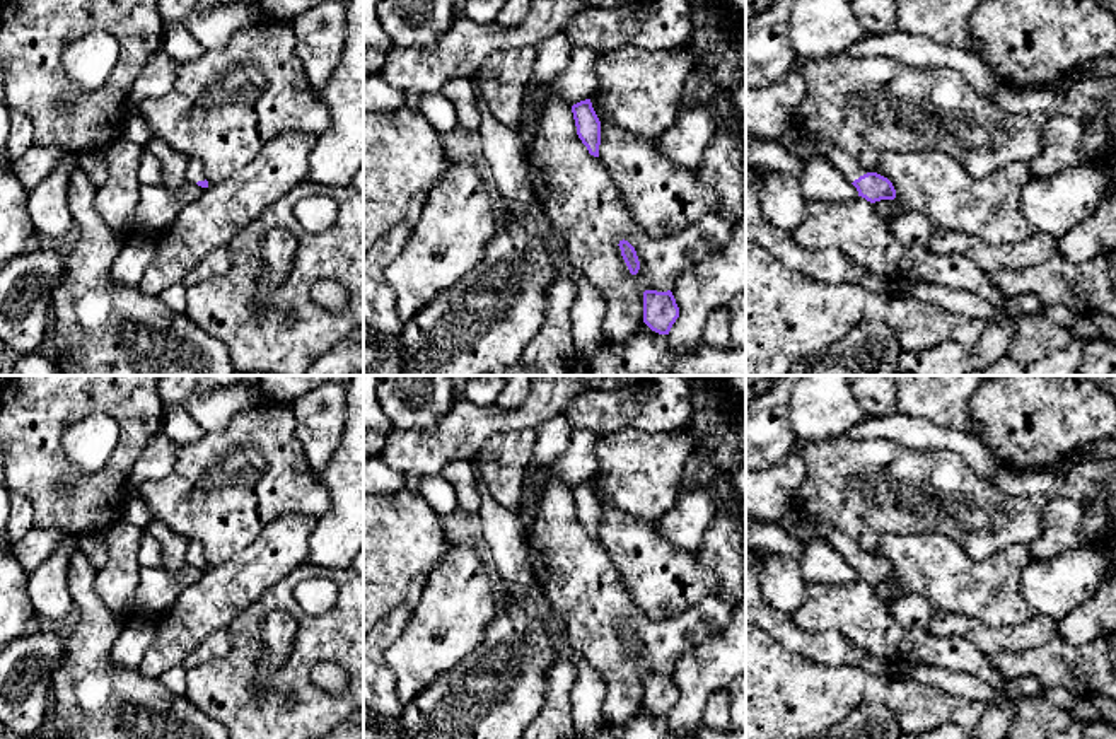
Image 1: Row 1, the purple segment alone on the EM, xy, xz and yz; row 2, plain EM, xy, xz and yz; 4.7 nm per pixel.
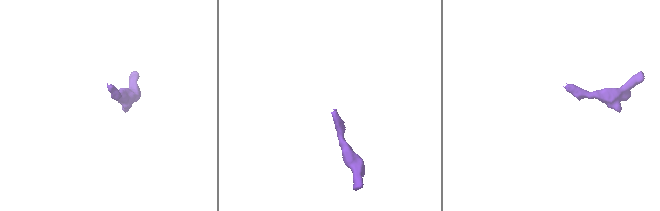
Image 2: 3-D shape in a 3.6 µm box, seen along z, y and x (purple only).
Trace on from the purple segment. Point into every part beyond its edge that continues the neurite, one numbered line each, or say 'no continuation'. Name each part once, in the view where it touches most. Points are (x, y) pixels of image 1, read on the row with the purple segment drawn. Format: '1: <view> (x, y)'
1: yz (796, 140)

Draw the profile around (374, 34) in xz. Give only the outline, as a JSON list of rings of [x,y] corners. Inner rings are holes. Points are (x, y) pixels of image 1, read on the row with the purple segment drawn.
[[[363,0],[363,43],[381,49],[386,56],[394,49],[377,19],[377,0]]]

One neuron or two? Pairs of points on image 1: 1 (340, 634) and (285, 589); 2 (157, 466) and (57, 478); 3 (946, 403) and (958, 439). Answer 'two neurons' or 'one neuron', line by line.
1: one neuron
2: two neurons
3: two neurons

